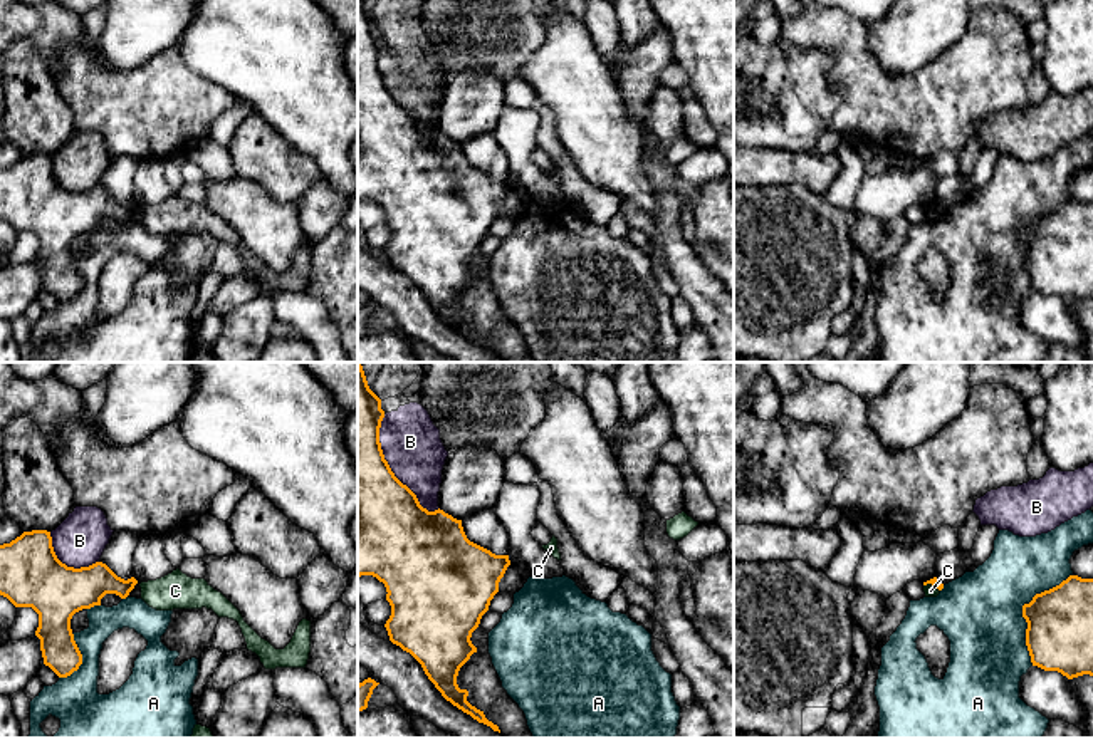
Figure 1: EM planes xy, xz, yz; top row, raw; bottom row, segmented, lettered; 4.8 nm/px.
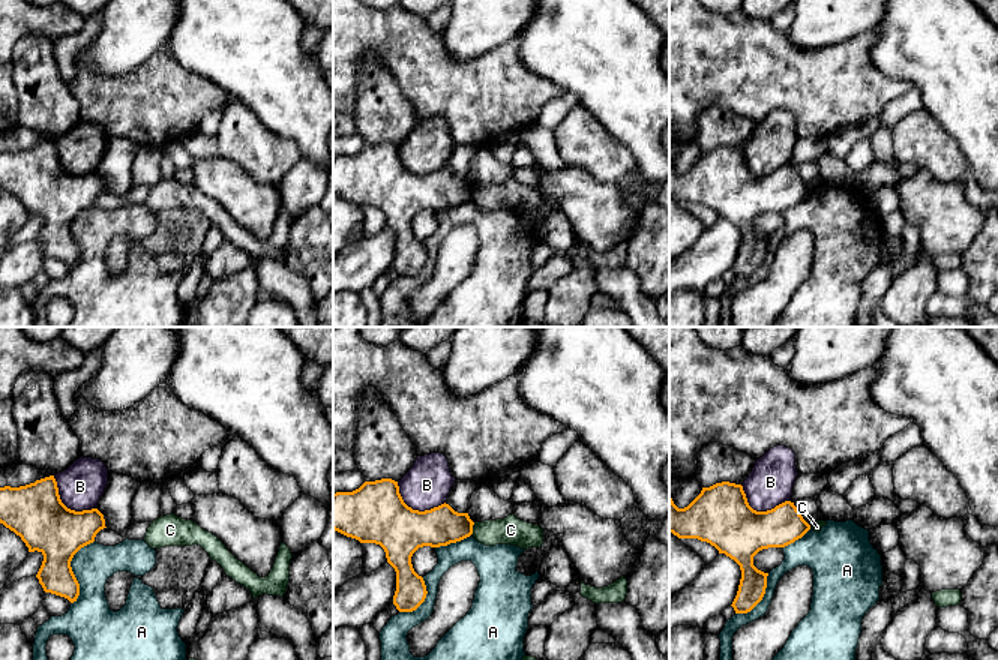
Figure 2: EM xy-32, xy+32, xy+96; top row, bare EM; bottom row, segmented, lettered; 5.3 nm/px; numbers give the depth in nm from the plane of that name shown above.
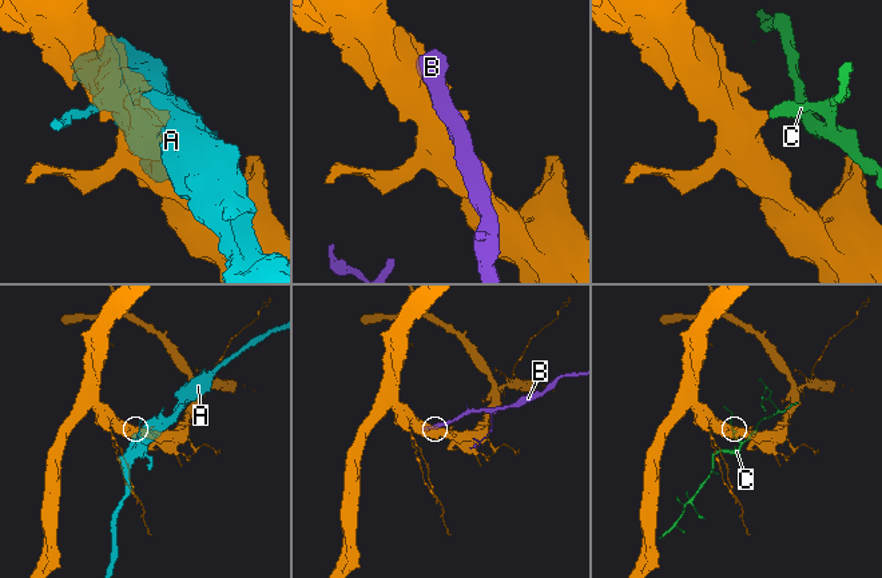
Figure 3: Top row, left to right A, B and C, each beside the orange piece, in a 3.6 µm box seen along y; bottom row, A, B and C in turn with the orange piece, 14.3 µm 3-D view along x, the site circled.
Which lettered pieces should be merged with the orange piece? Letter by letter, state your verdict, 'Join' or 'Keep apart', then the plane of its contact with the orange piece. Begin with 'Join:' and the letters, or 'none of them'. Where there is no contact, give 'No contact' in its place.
Join: none of them
A: Keep apart. Touches orange in yz
B: Keep apart. Touches orange in xz
C: Keep apart. Touches orange in yz

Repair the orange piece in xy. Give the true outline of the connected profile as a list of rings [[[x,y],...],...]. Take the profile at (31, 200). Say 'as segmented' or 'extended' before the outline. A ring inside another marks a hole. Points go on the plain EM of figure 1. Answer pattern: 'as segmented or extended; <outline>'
as segmented; [[[47,154],[24,156],[0,169],[0,220],[39,238],[35,260],[44,288],[59,302],[71,300],[82,288],[71,253],[72,240],[101,230],[106,218],[126,223],[136,208],[134,201],[124,205],[102,186],[67,191],[57,183]]]

